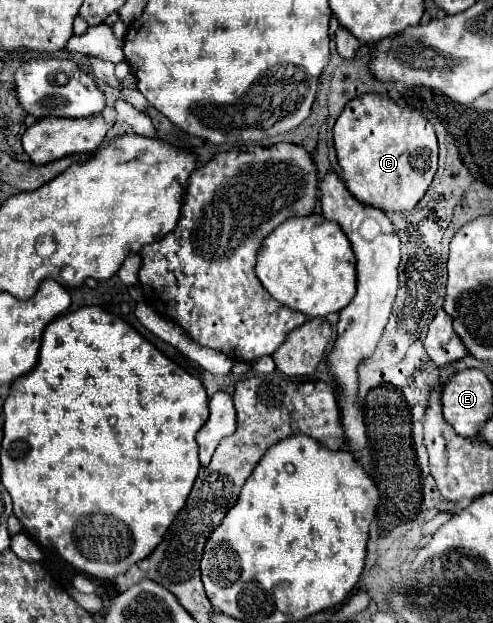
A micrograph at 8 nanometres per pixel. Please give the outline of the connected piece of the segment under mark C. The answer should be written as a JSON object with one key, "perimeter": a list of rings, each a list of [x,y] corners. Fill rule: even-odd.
{"perimeter":[[[366,93],[352,99],[334,125],[334,143],[350,193],[382,211],[410,211],[436,173],[438,141],[434,125],[420,111],[400,107],[386,95]]]}

